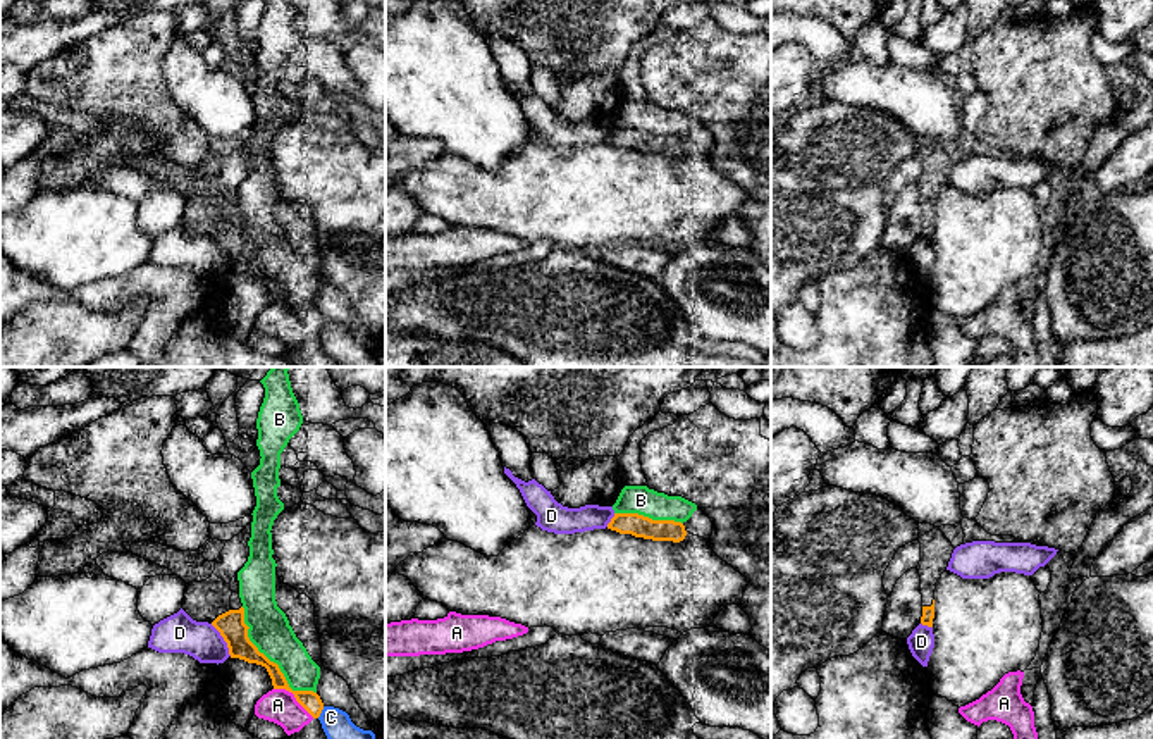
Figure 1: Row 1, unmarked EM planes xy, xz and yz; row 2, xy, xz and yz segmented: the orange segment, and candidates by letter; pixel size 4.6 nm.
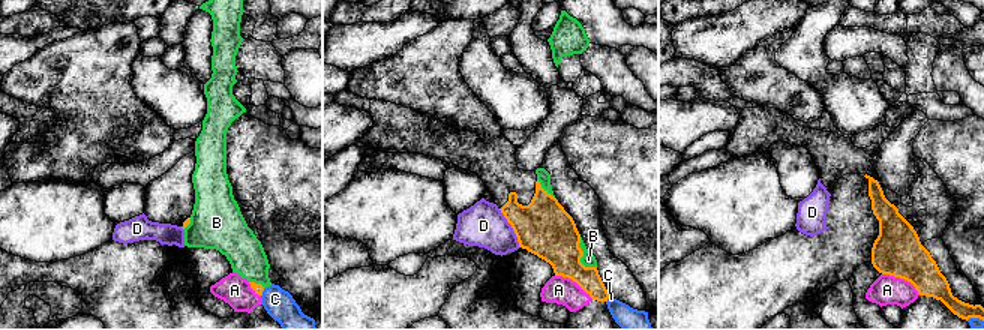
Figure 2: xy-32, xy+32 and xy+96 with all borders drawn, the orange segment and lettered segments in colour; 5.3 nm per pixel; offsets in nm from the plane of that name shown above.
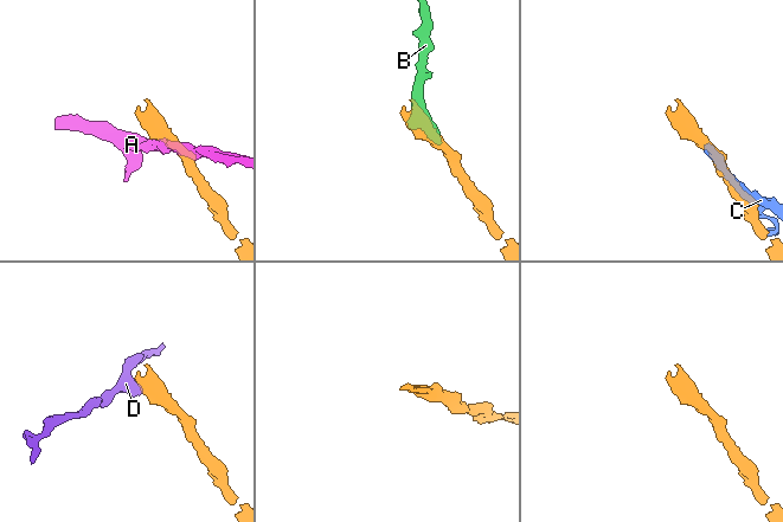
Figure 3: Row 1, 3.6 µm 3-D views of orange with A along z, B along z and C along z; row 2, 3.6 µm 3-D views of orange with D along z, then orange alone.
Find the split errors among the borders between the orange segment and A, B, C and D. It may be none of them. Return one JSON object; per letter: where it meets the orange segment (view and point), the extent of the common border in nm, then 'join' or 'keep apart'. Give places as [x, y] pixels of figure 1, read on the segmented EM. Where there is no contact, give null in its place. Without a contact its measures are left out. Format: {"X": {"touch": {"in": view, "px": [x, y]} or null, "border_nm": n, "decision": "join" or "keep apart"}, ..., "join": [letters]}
{"A": {"touch": {"in": "xy", "px": [295, 696]}, "border_nm": 240, "decision": "keep apart"}, "B": {"touch": {"in": "xy", "px": [269, 660]}, "border_nm": 550, "decision": "keep apart"}, "C": {"touch": {"in": "xy", "px": [320, 712]}, "border_nm": 70, "decision": "keep apart"}, "D": {"touch": {"in": "xy", "px": [224, 639]}, "border_nm": 180, "decision": "keep apart"}, "join": []}

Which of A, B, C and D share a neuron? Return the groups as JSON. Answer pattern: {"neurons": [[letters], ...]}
{"neurons": [["A"], ["B", "C"], ["D"]]}

